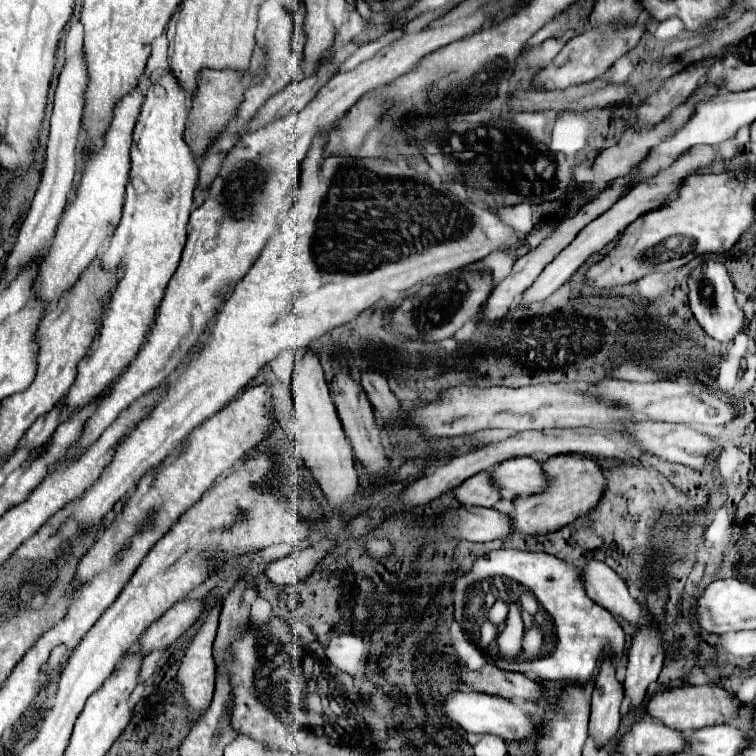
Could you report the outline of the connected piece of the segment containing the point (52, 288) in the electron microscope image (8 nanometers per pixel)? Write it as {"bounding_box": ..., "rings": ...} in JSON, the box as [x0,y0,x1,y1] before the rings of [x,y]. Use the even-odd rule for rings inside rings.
{"bounding_box":[34,75,150,307],"rings":[[[142,75],[136,89],[124,95],[116,107],[112,109],[112,119],[102,135],[104,145],[94,149],[90,137],[82,143],[82,157],[80,157],[80,175],[74,185],[74,193],[64,209],[62,221],[58,225],[56,237],[48,249],[48,253],[38,261],[38,277],[34,281],[34,295],[48,307],[56,305],[58,299],[74,287],[80,275],[86,271],[88,263],[100,255],[106,245],[106,239],[118,227],[124,207],[126,183],[130,173],[130,149],[132,149],[132,133],[136,125],[136,117],[140,115],[142,101],[146,97],[146,89],[150,87],[148,75]]]}

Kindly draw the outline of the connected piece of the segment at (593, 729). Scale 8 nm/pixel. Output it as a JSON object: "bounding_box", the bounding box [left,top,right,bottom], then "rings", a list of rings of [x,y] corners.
{"bounding_box":[588,661,622,745],"rings":[[[604,661],[596,677],[596,687],[592,693],[592,713],[588,735],[598,745],[608,745],[620,727],[620,703],[622,703],[622,683],[616,679],[616,669],[610,661]]]}

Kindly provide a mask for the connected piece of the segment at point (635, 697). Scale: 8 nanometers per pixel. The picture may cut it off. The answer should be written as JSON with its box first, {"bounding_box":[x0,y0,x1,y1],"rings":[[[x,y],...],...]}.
{"bounding_box":[624,629,664,711],"rings":[[[660,629],[638,631],[628,651],[628,671],[624,681],[624,697],[630,703],[630,711],[642,707],[646,689],[652,681],[658,679],[662,661],[664,661],[664,649],[662,649]]]}

